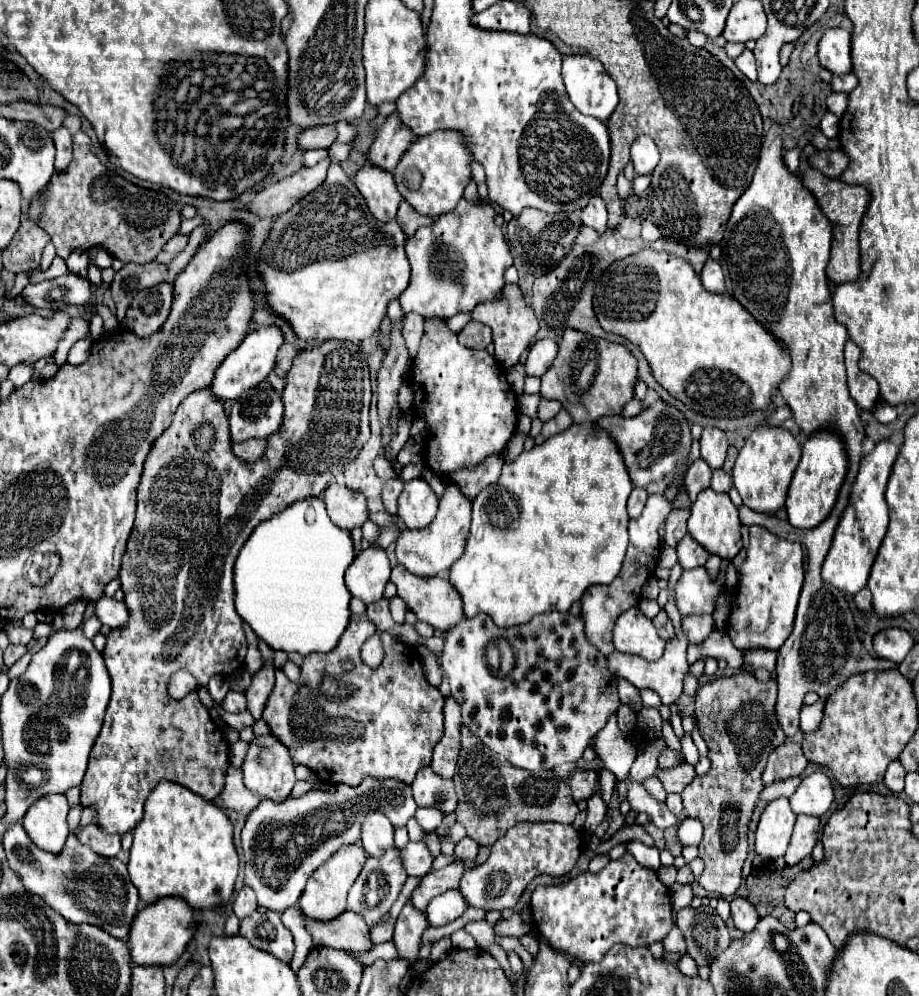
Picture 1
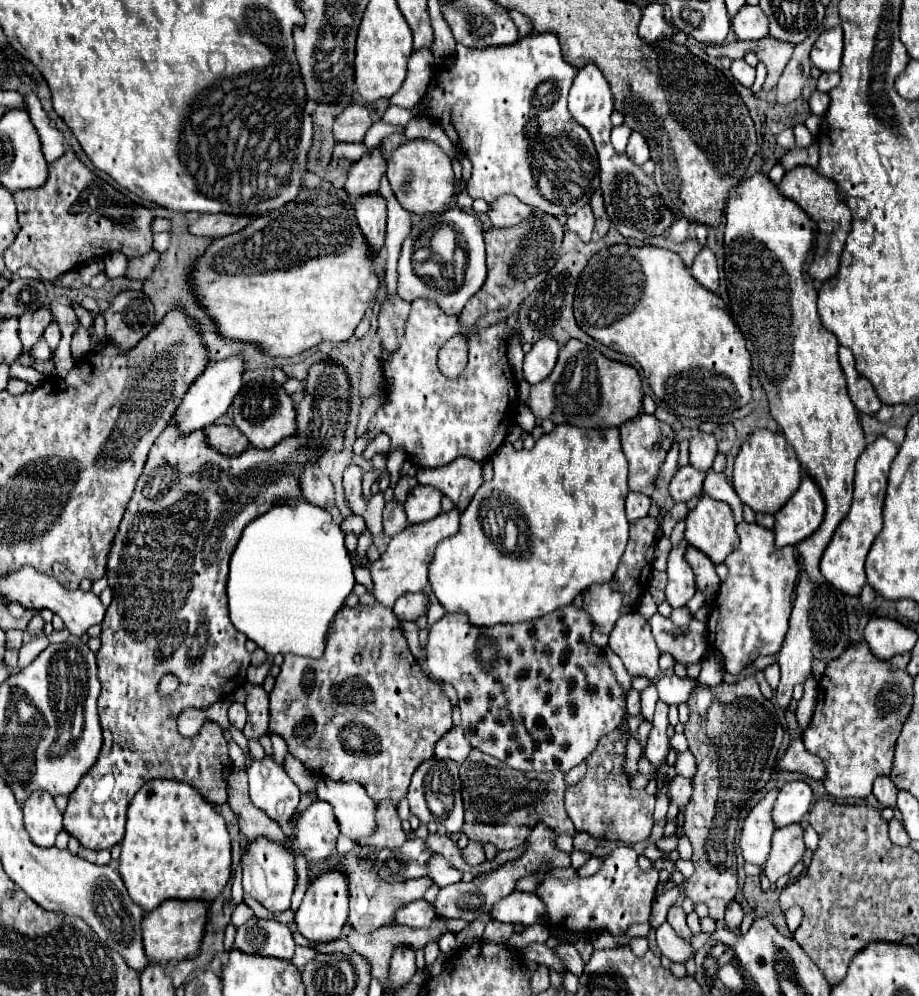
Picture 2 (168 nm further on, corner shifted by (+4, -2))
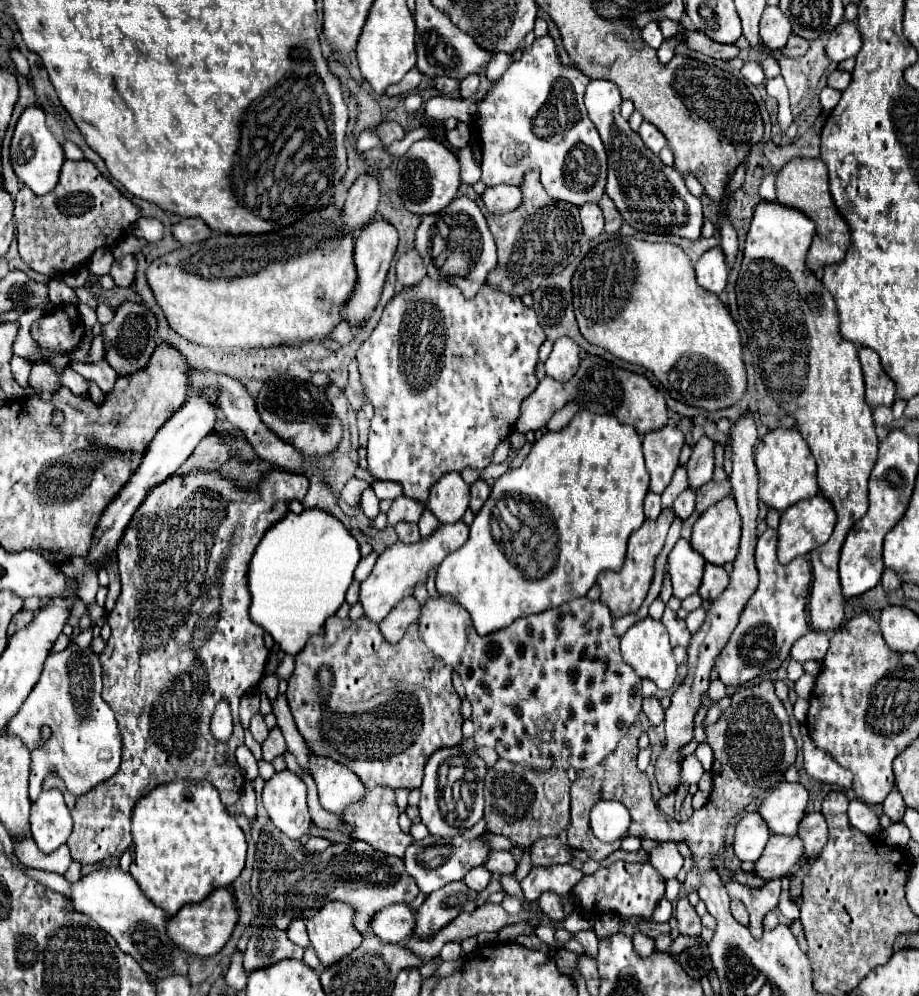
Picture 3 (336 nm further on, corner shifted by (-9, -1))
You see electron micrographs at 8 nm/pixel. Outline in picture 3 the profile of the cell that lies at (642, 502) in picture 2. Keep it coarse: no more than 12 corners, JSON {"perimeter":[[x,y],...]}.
{"perimeter":[[648,492],[644,498],[646,518],[656,520],[662,506],[660,496]]}

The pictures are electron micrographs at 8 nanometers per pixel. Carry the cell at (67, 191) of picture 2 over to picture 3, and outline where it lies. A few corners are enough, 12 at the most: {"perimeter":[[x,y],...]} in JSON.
{"perimeter":[[90,160],[14,202],[20,258],[86,266],[142,218]]}

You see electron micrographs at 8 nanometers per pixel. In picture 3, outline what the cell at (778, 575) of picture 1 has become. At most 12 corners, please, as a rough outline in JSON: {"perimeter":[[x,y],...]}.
{"perimeter":[[756,540],[760,584],[714,668],[726,686],[776,670],[808,628],[812,570]]}

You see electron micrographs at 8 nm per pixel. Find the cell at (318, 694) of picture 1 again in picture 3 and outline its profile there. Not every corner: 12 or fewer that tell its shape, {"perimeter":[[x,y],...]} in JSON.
{"perimeter":[[328,618],[286,698],[316,756],[418,788],[462,740],[452,668]]}

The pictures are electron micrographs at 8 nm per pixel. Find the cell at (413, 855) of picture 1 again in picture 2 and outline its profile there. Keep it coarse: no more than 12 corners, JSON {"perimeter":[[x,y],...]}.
{"perimeter":[[443,855],[429,861],[429,877],[439,885],[459,883],[457,871]]}

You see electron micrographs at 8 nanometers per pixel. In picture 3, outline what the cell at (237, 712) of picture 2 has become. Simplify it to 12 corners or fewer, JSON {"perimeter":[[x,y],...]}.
{"perimeter":[[260,712],[250,720],[250,732],[256,742],[264,742],[268,726]]}

